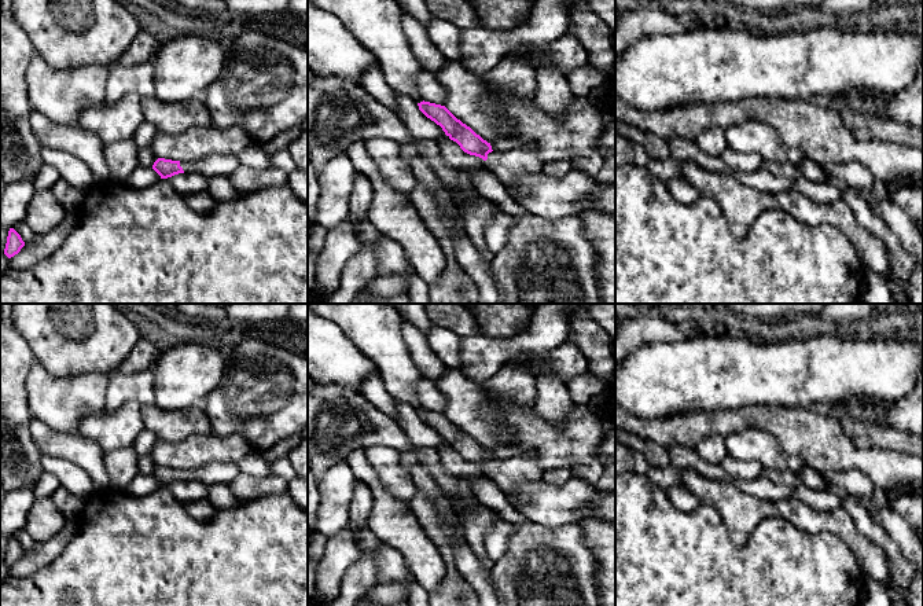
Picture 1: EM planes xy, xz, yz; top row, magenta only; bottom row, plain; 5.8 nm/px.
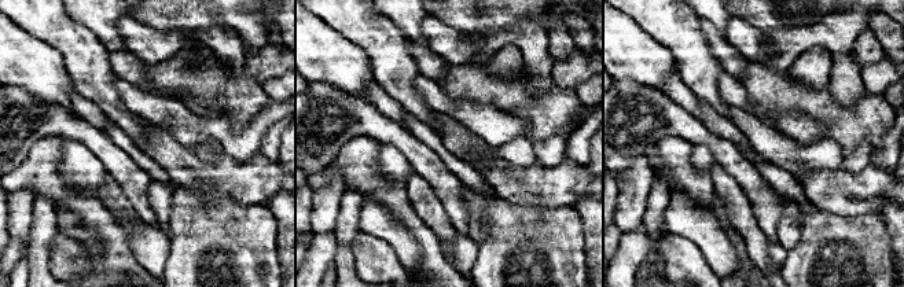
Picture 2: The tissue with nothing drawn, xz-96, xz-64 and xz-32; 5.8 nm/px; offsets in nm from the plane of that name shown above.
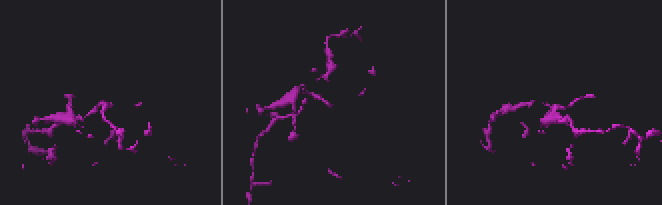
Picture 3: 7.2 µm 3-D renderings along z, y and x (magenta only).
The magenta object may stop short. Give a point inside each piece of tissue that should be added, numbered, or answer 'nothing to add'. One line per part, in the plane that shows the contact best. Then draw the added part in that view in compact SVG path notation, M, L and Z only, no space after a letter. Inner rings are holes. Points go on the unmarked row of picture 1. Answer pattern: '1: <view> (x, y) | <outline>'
1: xz (510, 474) | M532 449L508 459L493 458L488 462L485 473L514 504L523 484L541 480L540 452Z

